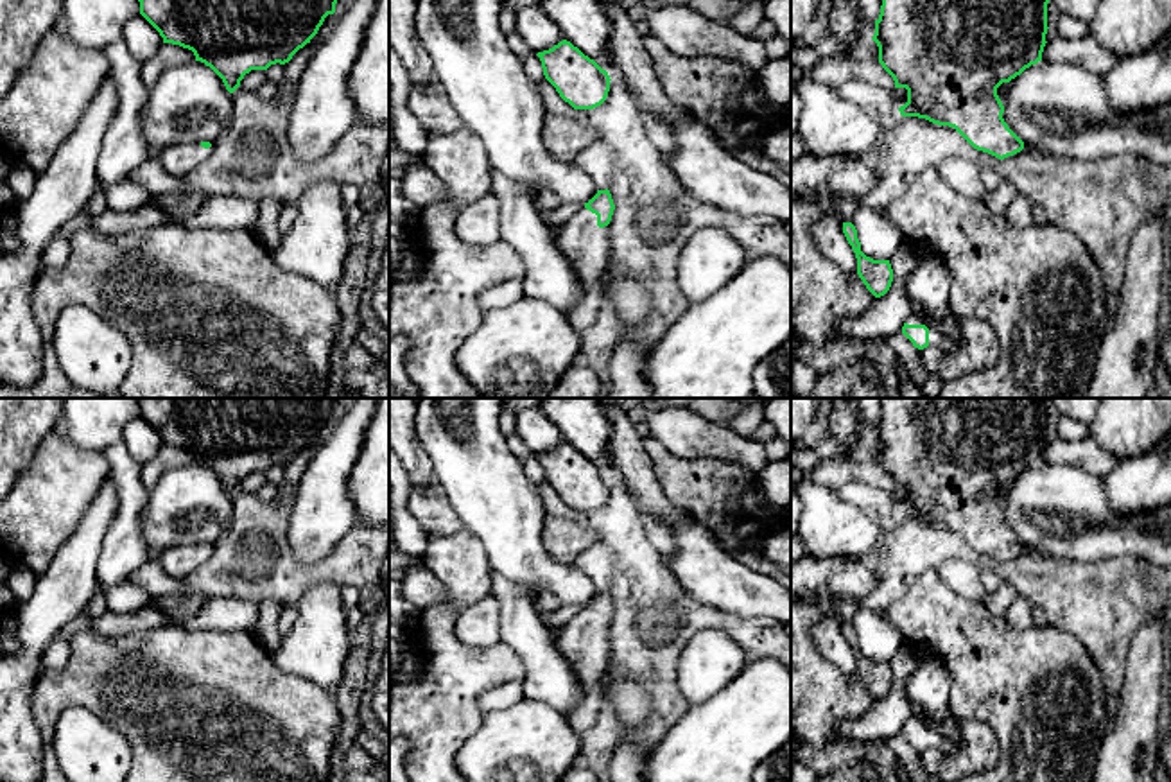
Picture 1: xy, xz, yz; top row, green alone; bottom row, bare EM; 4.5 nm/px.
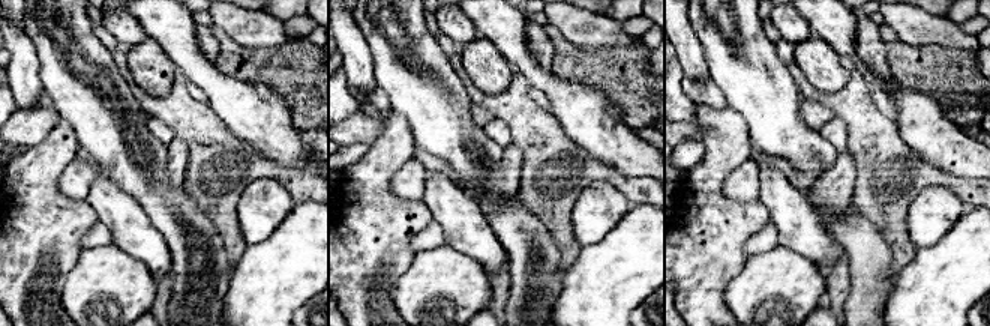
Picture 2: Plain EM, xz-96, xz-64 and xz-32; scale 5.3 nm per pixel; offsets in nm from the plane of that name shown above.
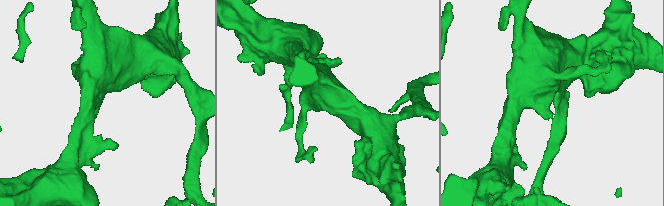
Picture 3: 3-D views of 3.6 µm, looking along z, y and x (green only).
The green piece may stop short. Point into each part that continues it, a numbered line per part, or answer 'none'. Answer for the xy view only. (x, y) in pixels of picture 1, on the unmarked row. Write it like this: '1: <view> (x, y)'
1: xy (178, 562)

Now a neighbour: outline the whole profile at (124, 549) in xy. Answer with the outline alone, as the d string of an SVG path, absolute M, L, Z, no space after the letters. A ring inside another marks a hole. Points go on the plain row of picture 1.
M126 443L102 450L113 474L118 506L102 542L97 565L100 590L113 588L154 558L156 551L142 533L142 511L149 500L149 490L142 482L142 466L131 457Z

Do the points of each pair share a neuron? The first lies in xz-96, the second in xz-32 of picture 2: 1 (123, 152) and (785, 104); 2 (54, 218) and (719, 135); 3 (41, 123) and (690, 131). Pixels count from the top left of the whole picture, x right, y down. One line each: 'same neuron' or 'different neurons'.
1: same neuron
2: same neuron
3: same neuron

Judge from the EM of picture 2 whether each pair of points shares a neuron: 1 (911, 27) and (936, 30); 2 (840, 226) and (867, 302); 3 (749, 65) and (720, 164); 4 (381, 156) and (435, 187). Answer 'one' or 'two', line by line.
1: one
2: one
3: two
4: two

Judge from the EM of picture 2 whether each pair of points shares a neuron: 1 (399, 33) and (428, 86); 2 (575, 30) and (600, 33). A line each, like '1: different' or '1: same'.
1: same
2: same

